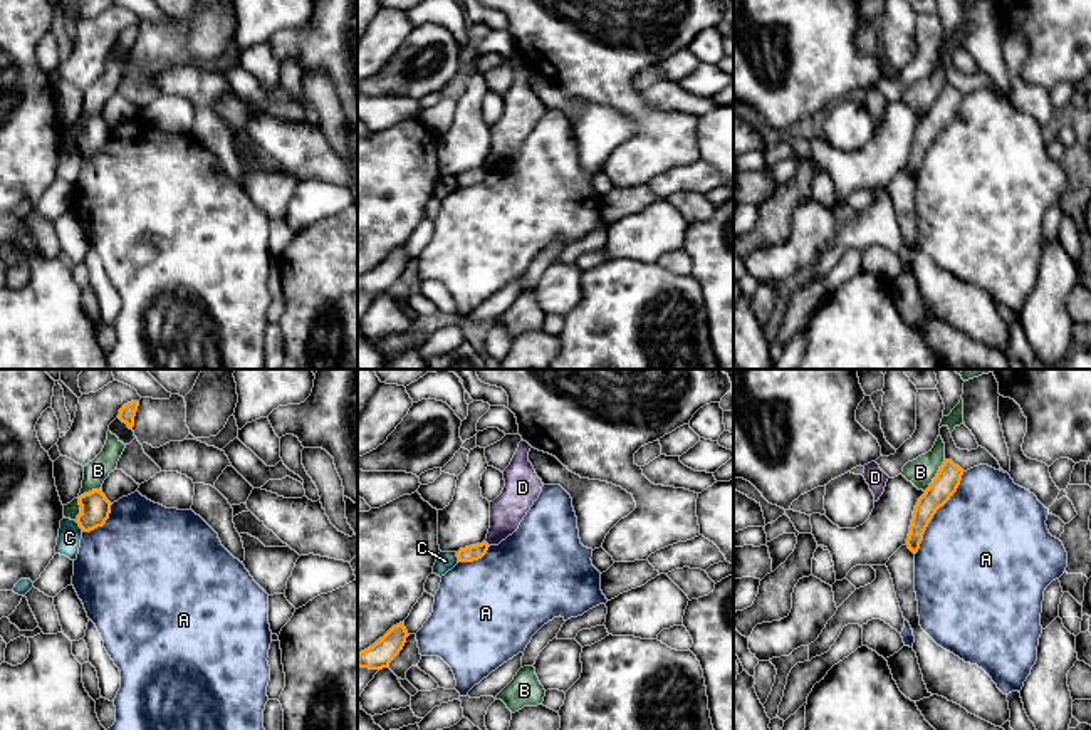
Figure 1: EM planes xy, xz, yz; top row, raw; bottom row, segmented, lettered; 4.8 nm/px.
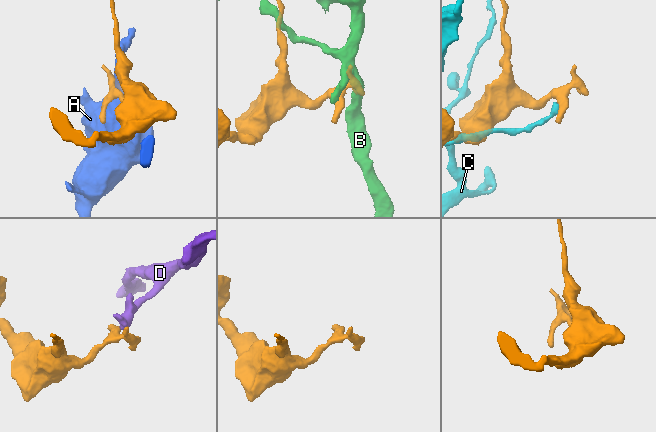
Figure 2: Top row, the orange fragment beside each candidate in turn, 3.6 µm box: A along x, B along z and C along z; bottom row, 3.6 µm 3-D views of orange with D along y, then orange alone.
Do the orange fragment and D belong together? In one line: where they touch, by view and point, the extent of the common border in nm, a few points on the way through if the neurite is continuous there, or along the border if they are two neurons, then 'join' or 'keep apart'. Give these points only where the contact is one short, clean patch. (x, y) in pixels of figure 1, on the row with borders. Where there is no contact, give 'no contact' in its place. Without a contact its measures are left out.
contact xz (487, 544); length 40 nm; border xz (485, 541), (489, 546); keep apart

